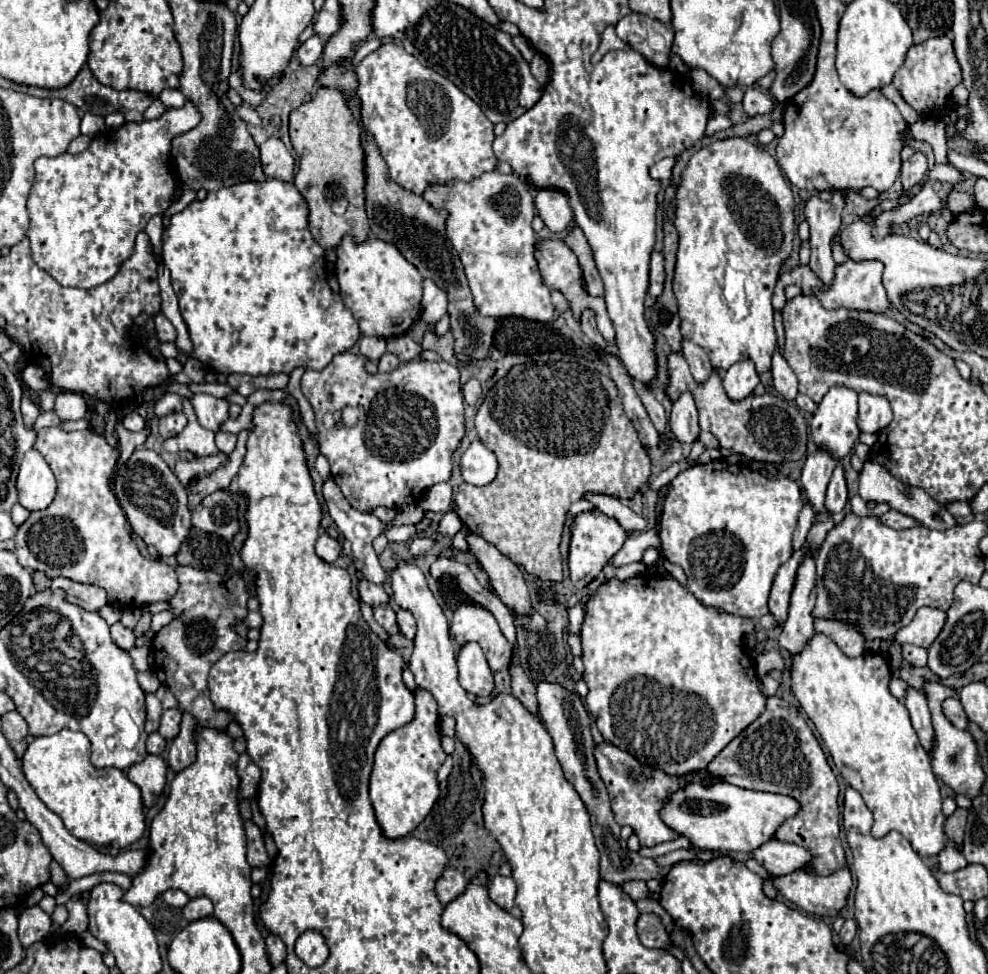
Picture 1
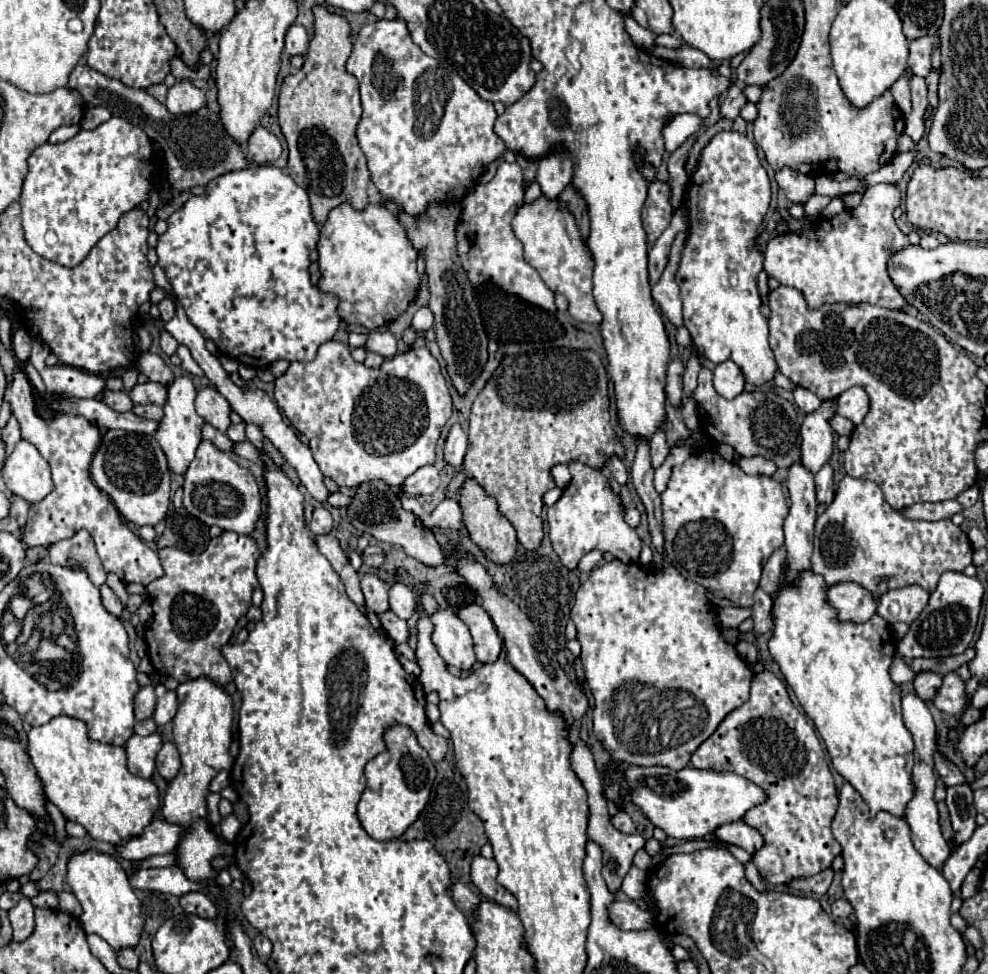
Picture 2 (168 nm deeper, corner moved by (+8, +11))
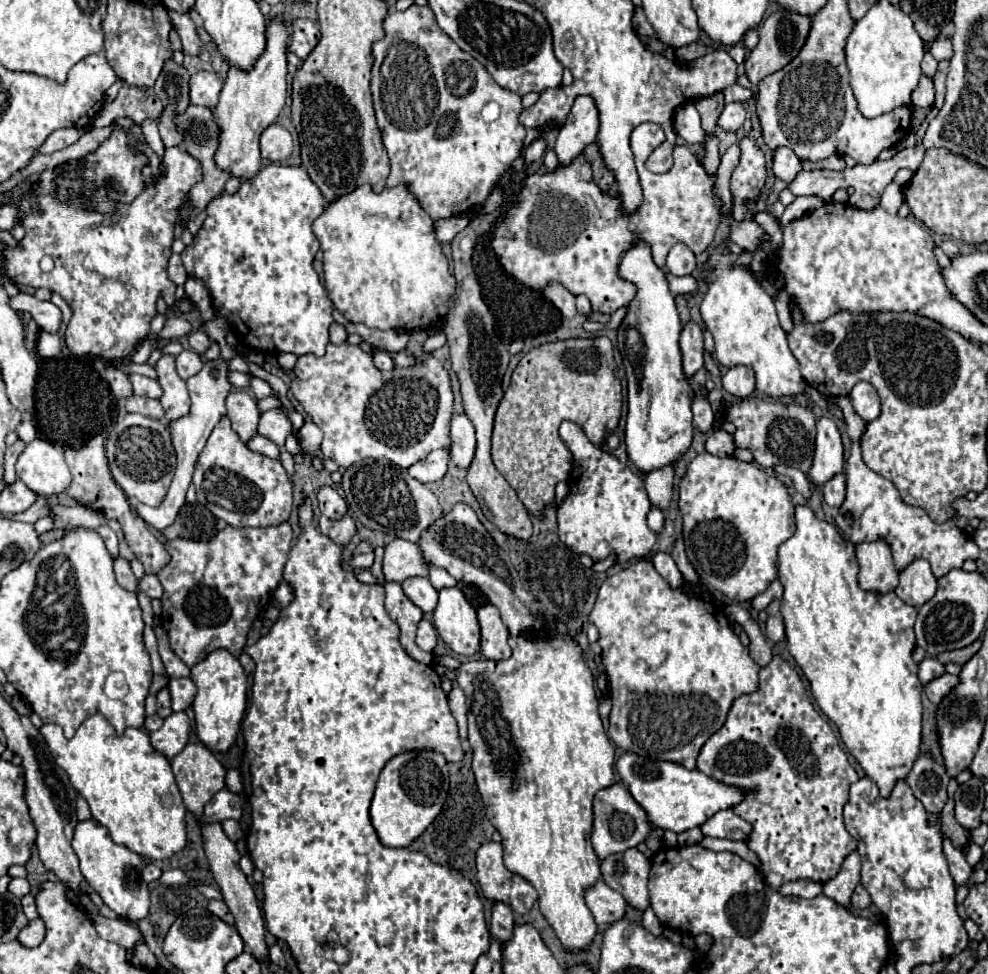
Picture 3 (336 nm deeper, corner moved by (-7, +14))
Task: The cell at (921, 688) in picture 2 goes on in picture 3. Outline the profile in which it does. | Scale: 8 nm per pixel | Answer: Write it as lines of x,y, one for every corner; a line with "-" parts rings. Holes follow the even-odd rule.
926,657
918,663
918,677
922,683
932,681
932,677
940,677
940,673
944,673
944,665
934,657

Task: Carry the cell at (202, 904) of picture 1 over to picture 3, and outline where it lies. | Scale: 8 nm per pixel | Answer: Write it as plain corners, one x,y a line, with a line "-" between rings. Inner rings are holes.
210,901
208,909
210,909
216,917
220,917
222,921
226,921
228,925
234,925
234,917
232,917
232,913
230,913
230,909
228,909
228,905
226,905
224,901

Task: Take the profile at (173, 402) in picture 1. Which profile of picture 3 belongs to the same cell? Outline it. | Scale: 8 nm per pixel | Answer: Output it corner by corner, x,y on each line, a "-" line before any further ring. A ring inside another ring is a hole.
128,375
130,383
132,383
132,389
134,389
134,395
142,395
142,397
152,397
152,399
158,399
160,397
160,385
156,379
150,379
150,377
144,377
144,375

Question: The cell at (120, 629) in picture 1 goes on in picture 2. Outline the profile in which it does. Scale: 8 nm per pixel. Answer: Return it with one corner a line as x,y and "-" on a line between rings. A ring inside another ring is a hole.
107,584
101,586
101,600
103,600
103,606
105,606
105,610
107,610
109,614
113,614
115,618
121,618
121,614
123,614
123,604
119,602
119,598
113,594
113,590
111,590

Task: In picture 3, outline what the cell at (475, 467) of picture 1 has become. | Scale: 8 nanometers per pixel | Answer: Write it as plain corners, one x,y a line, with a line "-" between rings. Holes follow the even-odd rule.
454,413
450,419
450,457
456,467
468,467
474,457
476,449
476,437
474,437
474,425
466,415

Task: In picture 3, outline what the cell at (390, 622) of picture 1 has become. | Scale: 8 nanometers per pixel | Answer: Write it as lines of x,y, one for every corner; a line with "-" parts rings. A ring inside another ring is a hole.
426,619
420,621
418,625
418,633
416,633
416,643
422,651
426,653
432,653
434,647
436,647
436,631
432,627
432,623
428,623

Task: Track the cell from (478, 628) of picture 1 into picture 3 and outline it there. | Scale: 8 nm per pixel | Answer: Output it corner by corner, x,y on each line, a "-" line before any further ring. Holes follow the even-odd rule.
482,605
478,609
478,623
480,623
480,653
486,659
508,659
510,645
508,645
508,627
500,619
500,611
494,605

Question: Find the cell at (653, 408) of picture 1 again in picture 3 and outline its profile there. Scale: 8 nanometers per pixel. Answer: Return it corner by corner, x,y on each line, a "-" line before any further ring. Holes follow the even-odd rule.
666,465
658,471
652,471
646,475
644,485
648,491
648,497
656,509
666,509
672,501
672,477
674,477
674,467

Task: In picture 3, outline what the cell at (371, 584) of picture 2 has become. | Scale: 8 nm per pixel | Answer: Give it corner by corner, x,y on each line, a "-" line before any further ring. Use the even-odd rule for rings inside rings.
386,583
384,589
386,589
386,611
400,625
400,643
402,643
404,651
412,659
416,659
416,661
420,661
424,665
430,665
432,663
432,655
424,653
414,641
416,639
416,627
422,621
424,611
420,607
416,607
404,595
400,583

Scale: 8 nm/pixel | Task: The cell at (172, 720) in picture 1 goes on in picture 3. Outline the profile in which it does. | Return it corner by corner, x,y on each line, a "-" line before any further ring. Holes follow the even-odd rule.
190,677
170,679
168,689
170,689
170,695
172,695
172,709
174,711
186,711
196,697
196,685

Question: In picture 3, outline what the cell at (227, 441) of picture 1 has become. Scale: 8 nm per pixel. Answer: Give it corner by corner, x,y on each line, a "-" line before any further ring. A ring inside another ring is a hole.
282,409
266,411
260,419
258,433
272,439
272,441
276,441
280,447
284,447
286,437
292,433
292,421
288,419
286,413
282,413

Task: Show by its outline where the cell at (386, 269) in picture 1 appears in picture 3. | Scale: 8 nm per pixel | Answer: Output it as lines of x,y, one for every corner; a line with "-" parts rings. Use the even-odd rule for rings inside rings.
366,183
366,185
360,185
356,187
352,193
346,193
346,195
340,195
338,199
334,199
326,209
324,213
312,223
312,229
314,229
314,235
318,237
320,241
320,249
324,253
324,285
326,285
326,291
328,291
328,297
330,301
334,303
334,307
352,323
364,323
372,329
396,329
396,331
420,331
420,329
428,329
430,325
436,325
440,323
446,313
448,313
448,303
450,299
454,297
454,291
456,291
456,279
454,275
450,273
448,269
448,259
446,255
442,253
442,247
438,243
438,239
434,237
434,221
430,219
430,215
422,209
422,205
418,203
418,199
412,195
412,189
408,183
402,183
402,185
396,185
392,189
384,189
380,193
372,191
372,187

